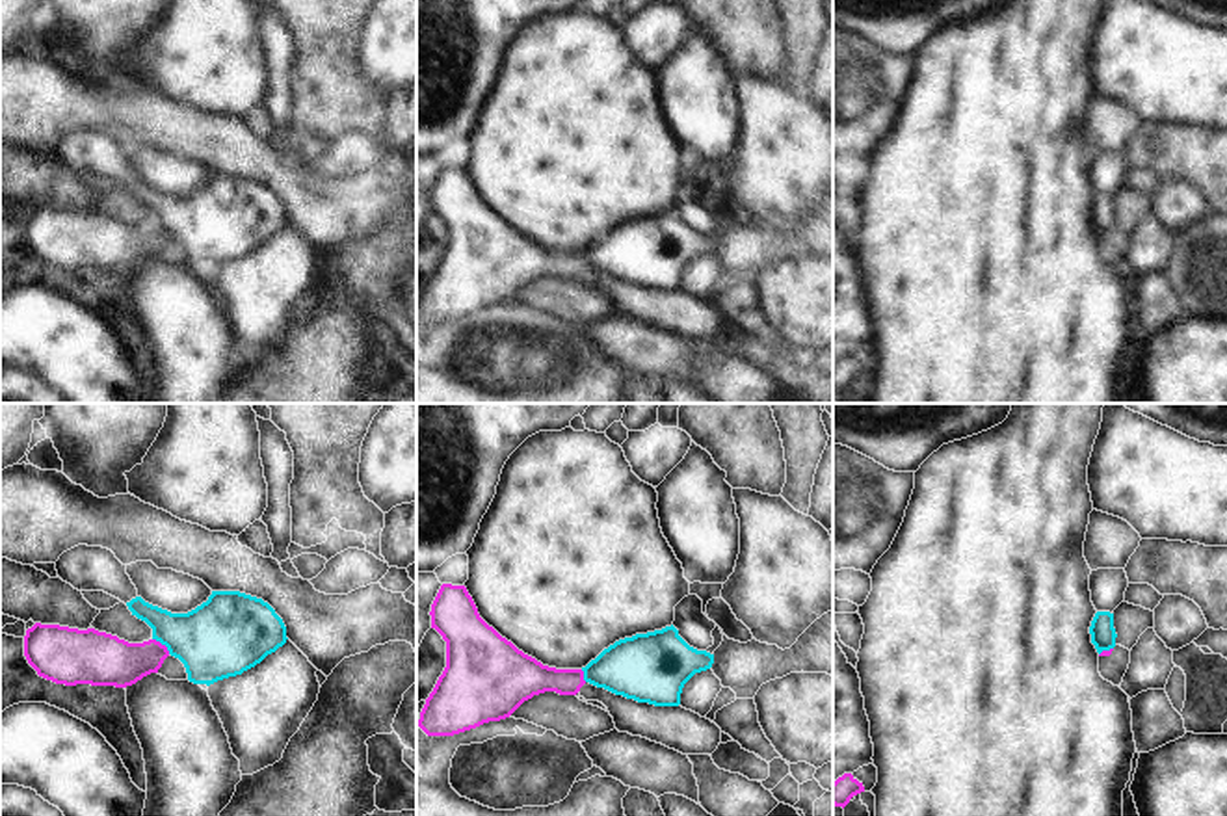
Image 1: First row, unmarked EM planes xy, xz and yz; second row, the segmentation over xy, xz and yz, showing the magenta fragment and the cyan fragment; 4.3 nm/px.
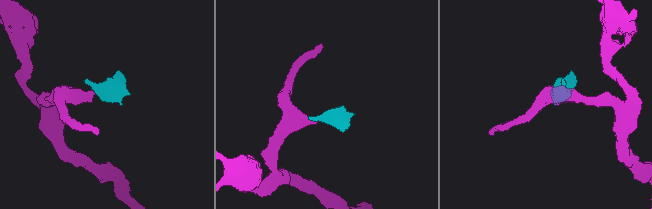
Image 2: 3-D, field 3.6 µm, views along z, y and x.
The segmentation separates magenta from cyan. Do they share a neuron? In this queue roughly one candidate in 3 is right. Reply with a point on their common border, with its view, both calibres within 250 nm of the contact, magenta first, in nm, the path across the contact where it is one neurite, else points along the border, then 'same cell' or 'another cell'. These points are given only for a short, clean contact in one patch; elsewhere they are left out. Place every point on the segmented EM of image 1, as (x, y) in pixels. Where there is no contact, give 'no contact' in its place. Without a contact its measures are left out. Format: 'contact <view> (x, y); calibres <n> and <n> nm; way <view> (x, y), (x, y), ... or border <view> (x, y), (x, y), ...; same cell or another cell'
contact xy (160, 644); calibres 220 and 340 nm; border xy (153, 638), (170, 653); another cell

